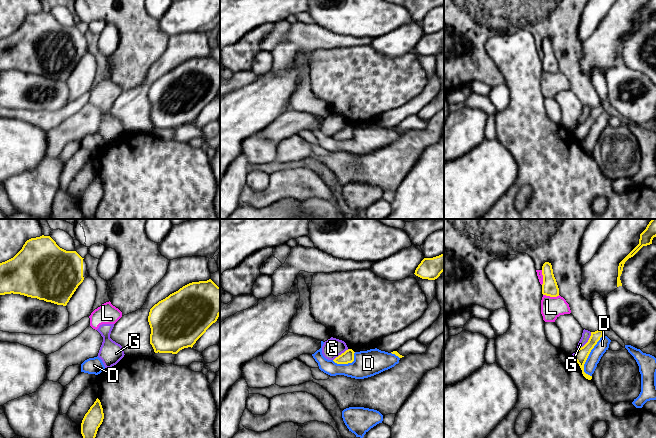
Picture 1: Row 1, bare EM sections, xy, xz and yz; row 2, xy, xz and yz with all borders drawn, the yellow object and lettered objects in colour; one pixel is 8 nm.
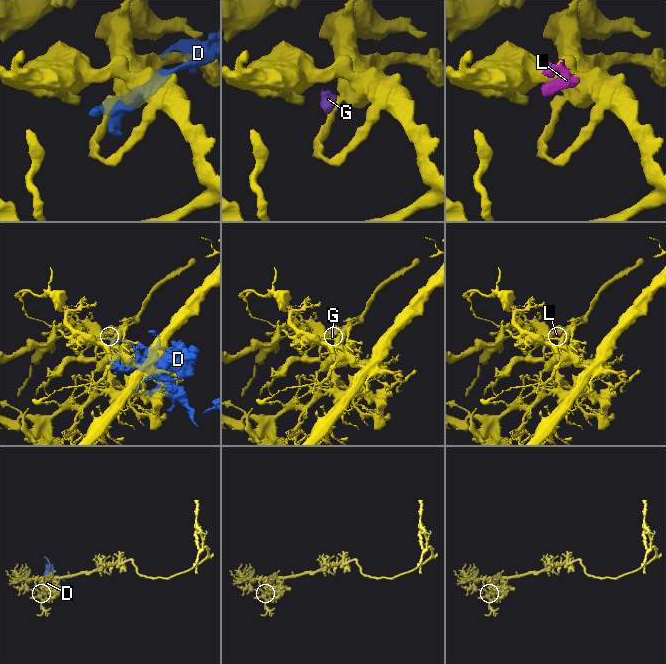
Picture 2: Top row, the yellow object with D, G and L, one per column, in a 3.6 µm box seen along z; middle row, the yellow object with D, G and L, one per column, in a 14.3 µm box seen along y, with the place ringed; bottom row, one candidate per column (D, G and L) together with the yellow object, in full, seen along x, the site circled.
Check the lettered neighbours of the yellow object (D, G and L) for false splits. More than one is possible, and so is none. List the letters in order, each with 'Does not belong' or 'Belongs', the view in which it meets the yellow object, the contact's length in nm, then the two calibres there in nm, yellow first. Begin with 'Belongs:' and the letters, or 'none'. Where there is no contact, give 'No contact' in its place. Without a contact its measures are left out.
Belongs: none
D: Does not belong. Touches yellow in yz. Shared border 360 nm. Thickness 110 nm (yellow) against 100 nm
G: Does not belong. Touches yellow in yz. Shared border 190 nm. Thickness 110 nm (yellow) against 70 nm
L: Does not belong. Touches yellow in yz. Shared border 140 nm. Thickness 130 nm (yellow) against 180 nm

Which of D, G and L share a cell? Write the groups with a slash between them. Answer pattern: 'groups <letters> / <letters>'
groups D / G L

